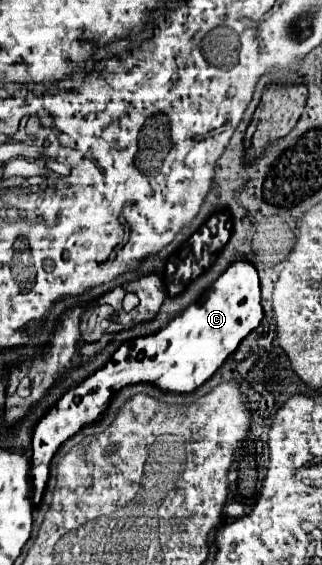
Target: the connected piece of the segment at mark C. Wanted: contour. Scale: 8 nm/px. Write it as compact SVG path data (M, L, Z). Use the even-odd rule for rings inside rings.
M233 262L205 292L201 304L189 306L173 320L177 334L153 334L135 338L117 348L113 358L93 376L71 388L35 426L33 456L29 480L33 482L33 504L39 506L49 480L49 464L63 442L75 436L81 428L95 424L107 412L111 396L131 384L153 384L163 392L189 394L203 386L221 364L237 350L241 340L259 326L263 318L259 276L251 262ZM177 348L177 350L173 350Z

